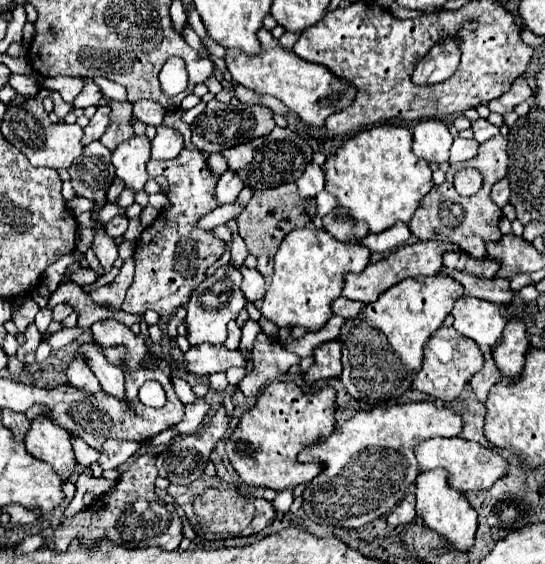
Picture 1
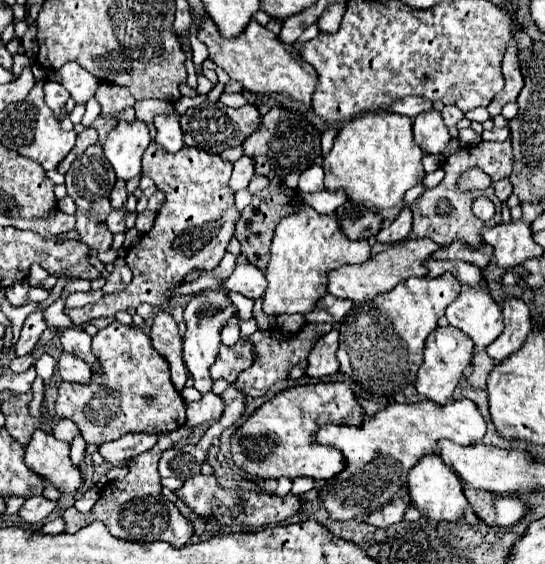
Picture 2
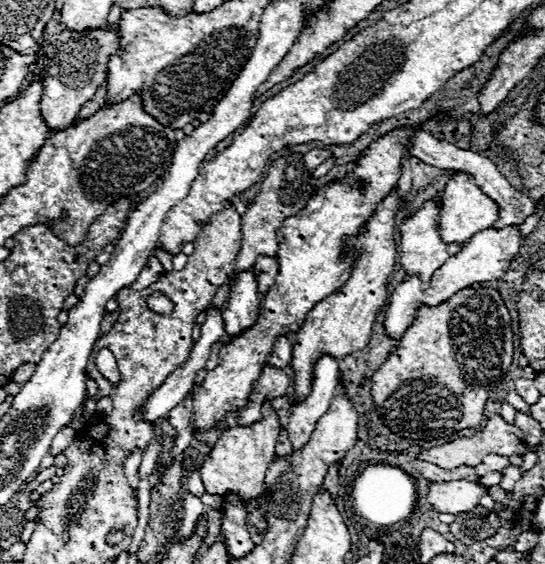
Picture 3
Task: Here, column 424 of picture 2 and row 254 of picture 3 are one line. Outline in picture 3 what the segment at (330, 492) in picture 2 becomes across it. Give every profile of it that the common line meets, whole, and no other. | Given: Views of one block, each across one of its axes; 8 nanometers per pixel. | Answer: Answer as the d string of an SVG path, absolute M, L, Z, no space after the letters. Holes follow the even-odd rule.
M426 202L412 218L406 218L400 224L400 268L408 274L408 276L418 276L422 282L430 282L432 274L456 252L460 252L460 248L464 244L444 244L440 240L440 232L438 232L438 216L440 216L440 206L436 202Z

